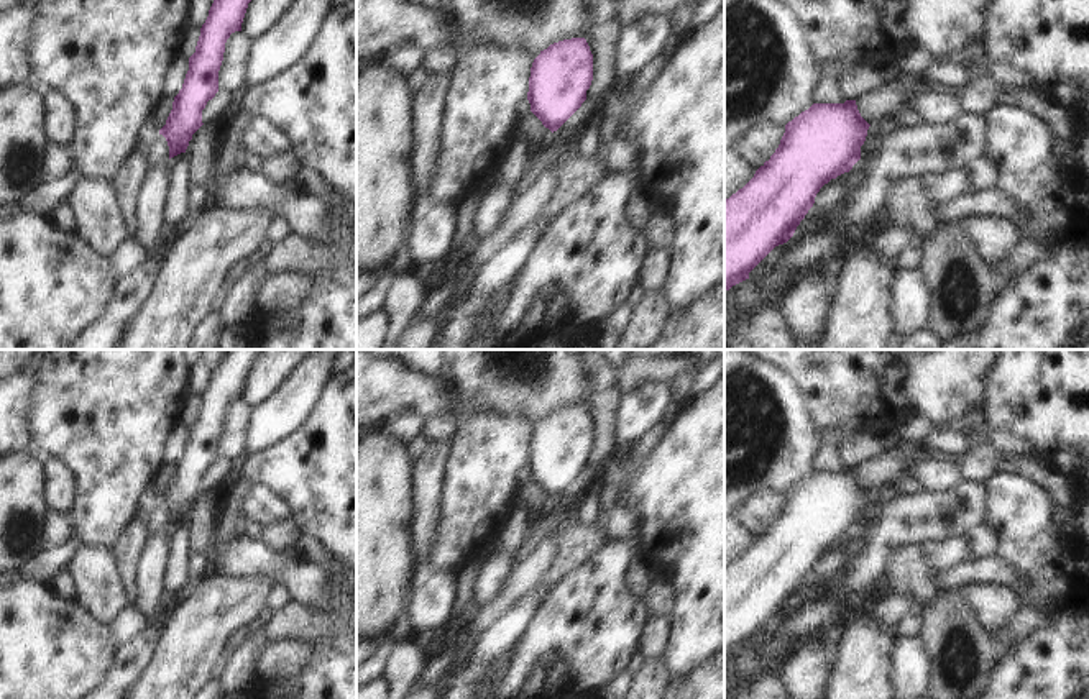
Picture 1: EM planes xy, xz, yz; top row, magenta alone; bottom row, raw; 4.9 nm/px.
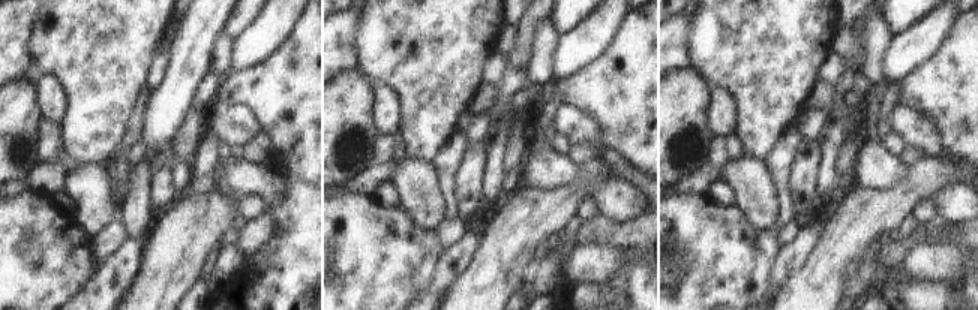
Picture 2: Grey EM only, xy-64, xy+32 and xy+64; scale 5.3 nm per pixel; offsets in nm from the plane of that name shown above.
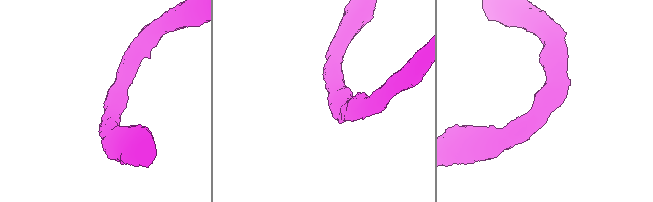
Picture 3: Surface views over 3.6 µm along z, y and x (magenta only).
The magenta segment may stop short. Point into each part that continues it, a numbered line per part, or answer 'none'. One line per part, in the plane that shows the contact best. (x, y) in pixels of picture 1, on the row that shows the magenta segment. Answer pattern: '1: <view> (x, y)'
none

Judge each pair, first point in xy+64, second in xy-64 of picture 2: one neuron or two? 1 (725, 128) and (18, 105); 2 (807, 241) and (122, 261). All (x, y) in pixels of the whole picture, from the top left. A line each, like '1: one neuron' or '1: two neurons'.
1: two neurons
2: one neuron

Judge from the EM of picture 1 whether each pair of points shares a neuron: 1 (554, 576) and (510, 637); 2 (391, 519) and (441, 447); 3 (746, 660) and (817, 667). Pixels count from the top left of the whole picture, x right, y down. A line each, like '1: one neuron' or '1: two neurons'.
1: one neuron
2: two neurons
3: two neurons

